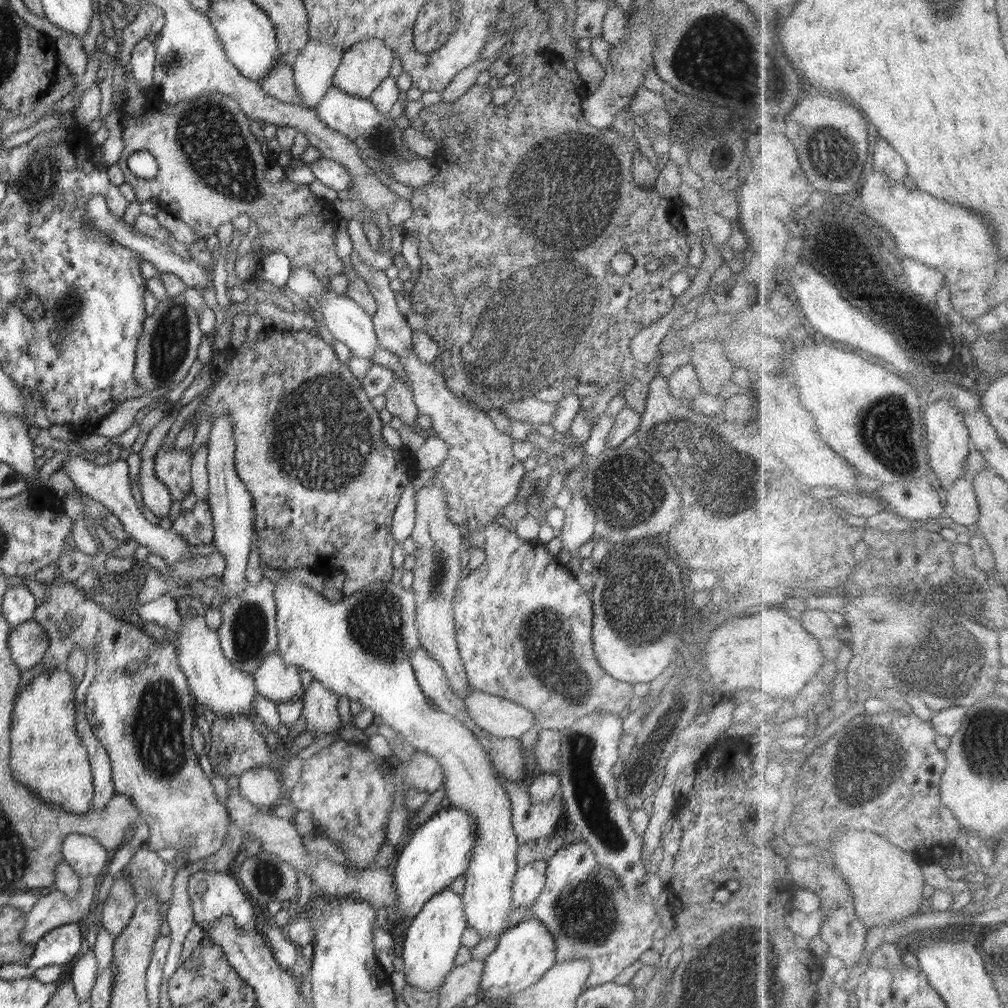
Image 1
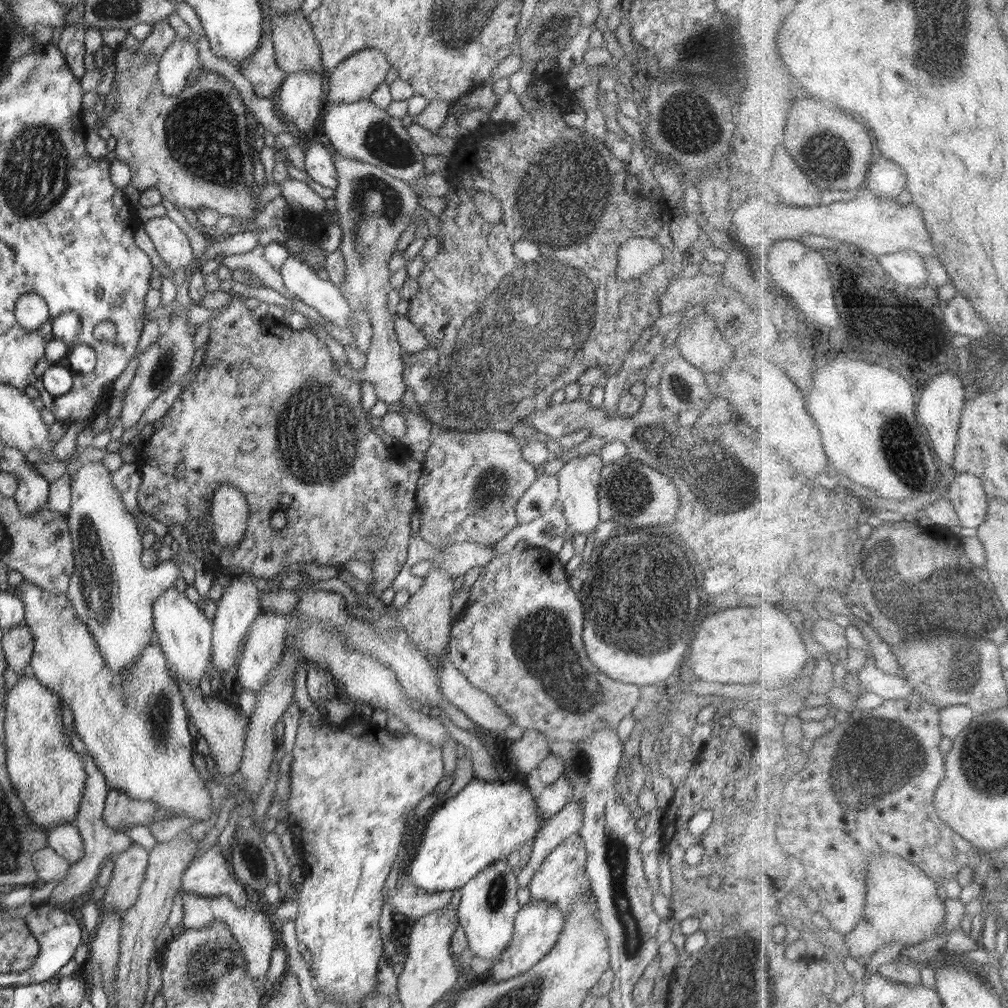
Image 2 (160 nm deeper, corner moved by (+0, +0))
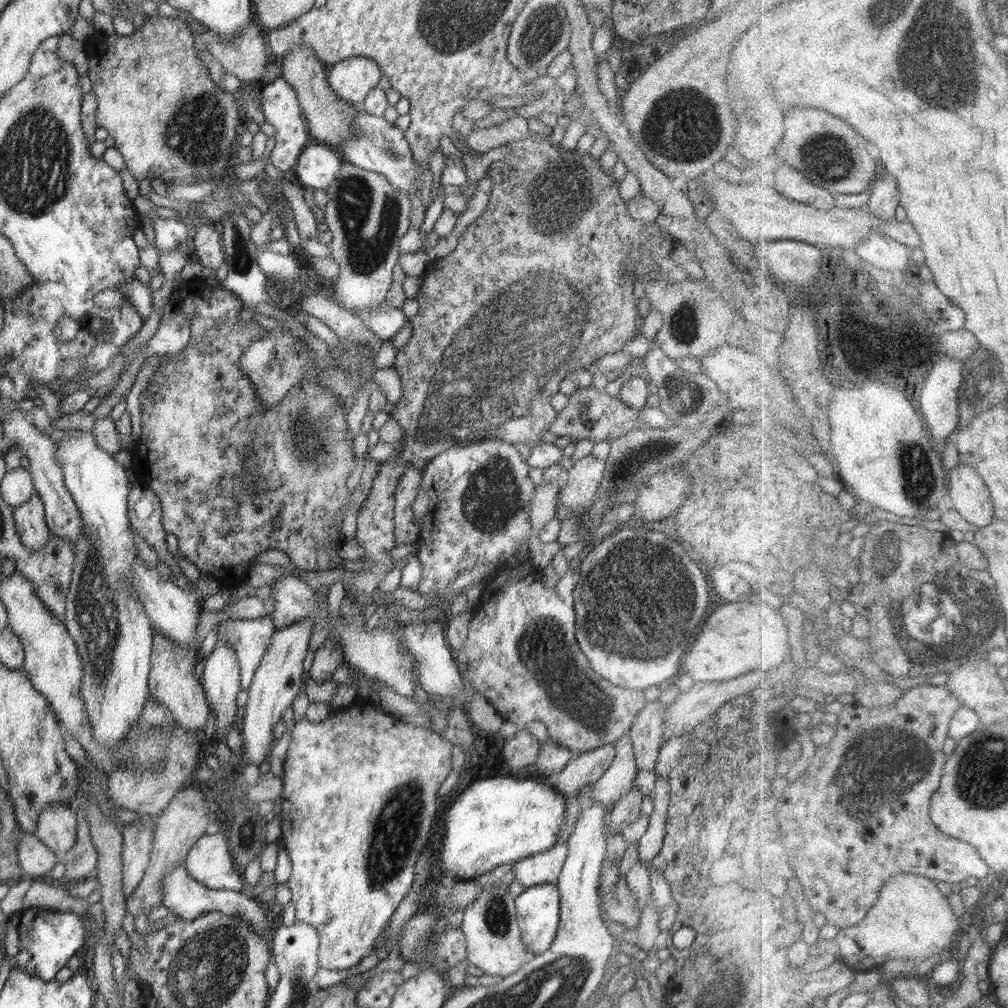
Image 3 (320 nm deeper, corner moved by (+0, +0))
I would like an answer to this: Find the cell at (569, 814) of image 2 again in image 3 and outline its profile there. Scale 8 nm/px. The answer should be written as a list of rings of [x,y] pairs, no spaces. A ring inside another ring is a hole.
[[[628,733],[622,738],[618,739],[615,743],[615,759],[613,763],[604,771],[602,778],[600,778],[594,785],[588,785],[587,788],[583,788],[580,797],[566,799],[566,815],[564,815],[564,821],[562,821],[562,827],[560,827],[559,842],[565,842],[570,834],[574,832],[574,826],[576,826],[577,816],[580,816],[580,810],[582,806],[588,806],[590,802],[602,803],[605,808],[609,807],[609,804],[618,803],[628,791],[632,791],[636,785],[636,774],[638,774],[637,764],[635,761],[635,754],[633,753],[633,746],[629,740]]]

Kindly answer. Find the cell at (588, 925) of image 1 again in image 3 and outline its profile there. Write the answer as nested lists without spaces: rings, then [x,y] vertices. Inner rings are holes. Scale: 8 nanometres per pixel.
[[[558,842],[552,849],[514,862],[512,871],[515,879],[525,886],[533,887],[542,883],[557,886],[557,880],[568,858],[569,848],[564,842]]]

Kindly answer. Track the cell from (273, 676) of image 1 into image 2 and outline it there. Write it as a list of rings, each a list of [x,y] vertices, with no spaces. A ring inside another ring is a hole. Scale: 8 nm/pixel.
[[[265,611],[259,613],[254,624],[249,626],[249,633],[241,650],[239,663],[234,667],[233,677],[236,684],[252,692],[256,692],[264,684],[282,660],[285,638],[289,634],[287,630],[289,630],[288,616]]]

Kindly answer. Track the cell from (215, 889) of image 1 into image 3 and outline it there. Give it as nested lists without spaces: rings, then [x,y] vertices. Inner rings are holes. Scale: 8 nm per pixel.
[[[226,832],[197,841],[183,862],[184,870],[209,889],[240,892],[244,878],[230,854]]]

